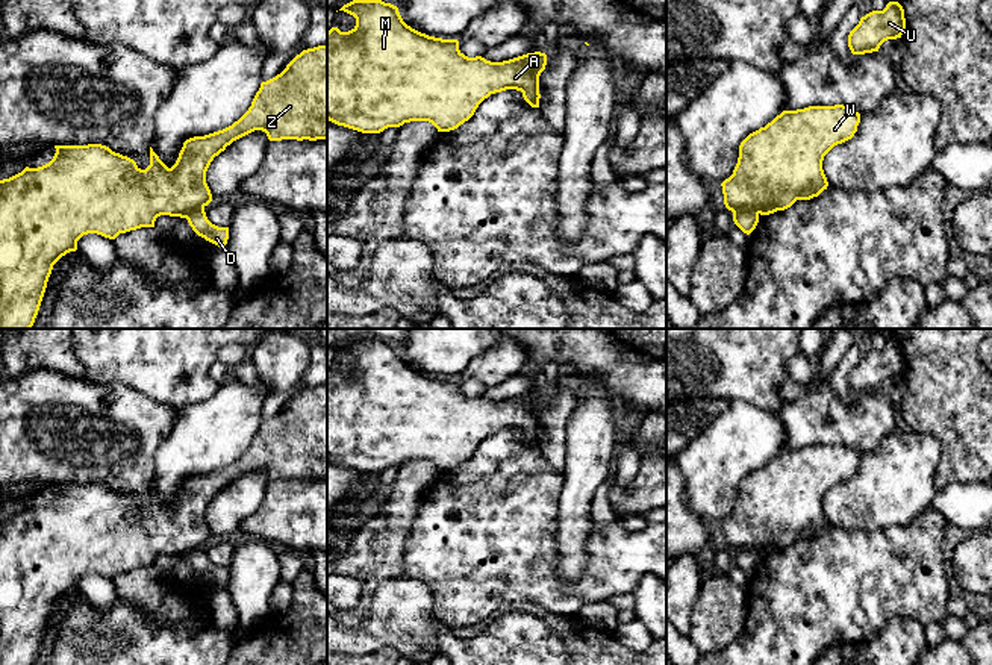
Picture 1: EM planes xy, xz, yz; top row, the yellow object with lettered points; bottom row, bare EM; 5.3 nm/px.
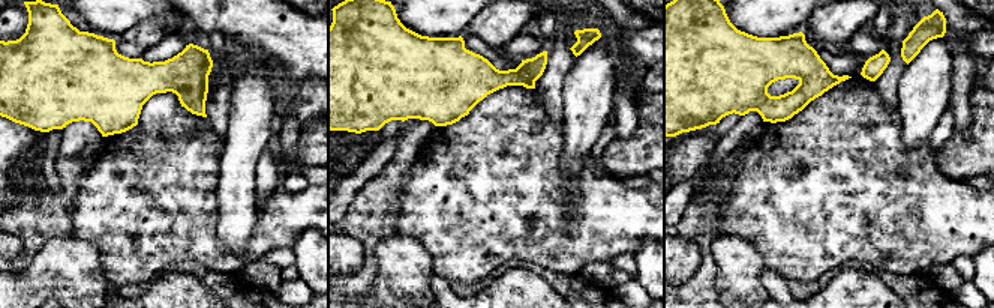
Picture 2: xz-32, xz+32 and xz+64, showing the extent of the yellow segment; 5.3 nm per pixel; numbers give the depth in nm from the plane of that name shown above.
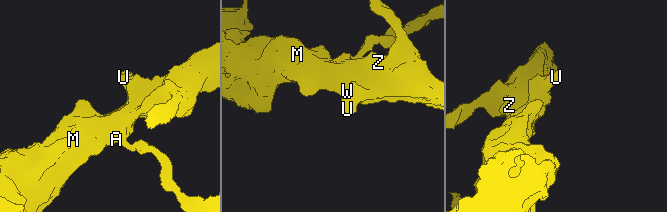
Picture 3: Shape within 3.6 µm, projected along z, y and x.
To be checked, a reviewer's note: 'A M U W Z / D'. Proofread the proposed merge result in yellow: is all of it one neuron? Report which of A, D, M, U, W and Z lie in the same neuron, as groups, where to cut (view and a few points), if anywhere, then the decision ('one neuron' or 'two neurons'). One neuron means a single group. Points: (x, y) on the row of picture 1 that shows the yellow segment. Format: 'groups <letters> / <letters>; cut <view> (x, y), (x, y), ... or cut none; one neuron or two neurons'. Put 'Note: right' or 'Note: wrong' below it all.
groups A M U W Z / D; cut yz (733, 211), (753, 209), (758, 214); two neurons
Note: right

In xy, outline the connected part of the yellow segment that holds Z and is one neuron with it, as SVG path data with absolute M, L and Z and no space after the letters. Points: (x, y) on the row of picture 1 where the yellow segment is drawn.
M327 44L303 50L276 77L262 82L248 111L232 126L183 142L176 164L168 168L150 147L150 165L141 170L127 156L101 144L55 145L53 159L38 168L0 180L0 329L30 329L38 315L53 265L67 253L77 250L77 241L88 233L115 239L120 233L154 227L161 215L186 218L212 201L206 171L233 141L262 130L270 141L327 139Z

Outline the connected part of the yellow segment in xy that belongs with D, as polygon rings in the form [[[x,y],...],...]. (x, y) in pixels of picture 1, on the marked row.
[[[204,208],[195,209],[186,217],[192,230],[206,241],[226,248],[229,239],[229,227],[218,227],[212,224],[204,212]]]

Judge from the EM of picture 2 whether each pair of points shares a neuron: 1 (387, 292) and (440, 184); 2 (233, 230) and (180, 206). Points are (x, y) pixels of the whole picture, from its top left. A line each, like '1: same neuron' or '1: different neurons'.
1: different neurons
2: different neurons

